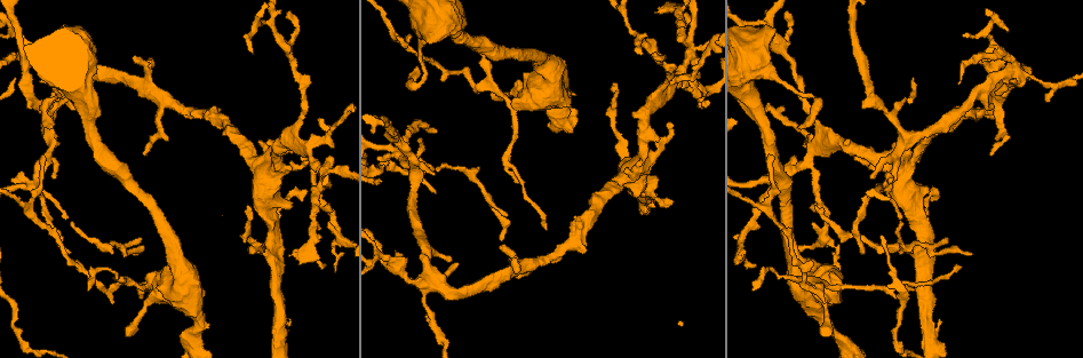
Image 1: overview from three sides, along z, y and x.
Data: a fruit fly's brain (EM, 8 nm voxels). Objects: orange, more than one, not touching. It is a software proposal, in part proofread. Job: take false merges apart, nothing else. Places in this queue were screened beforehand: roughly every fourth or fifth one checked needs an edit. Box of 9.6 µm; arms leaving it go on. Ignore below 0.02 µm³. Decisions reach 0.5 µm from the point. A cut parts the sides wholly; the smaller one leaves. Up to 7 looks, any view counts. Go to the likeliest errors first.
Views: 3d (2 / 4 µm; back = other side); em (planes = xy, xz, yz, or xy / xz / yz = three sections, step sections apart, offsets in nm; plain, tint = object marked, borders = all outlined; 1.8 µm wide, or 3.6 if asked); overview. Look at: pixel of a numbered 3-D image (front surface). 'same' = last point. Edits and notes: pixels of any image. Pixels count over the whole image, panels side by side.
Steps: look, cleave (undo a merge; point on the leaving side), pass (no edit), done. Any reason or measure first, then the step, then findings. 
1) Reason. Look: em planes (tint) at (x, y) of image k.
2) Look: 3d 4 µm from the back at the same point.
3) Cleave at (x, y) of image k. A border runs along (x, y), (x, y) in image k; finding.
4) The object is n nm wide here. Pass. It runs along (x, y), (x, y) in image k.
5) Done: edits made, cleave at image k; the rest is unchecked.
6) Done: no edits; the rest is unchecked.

Looks like a crossing. Look: 3d 4 µm at (809, 163) of image 1.

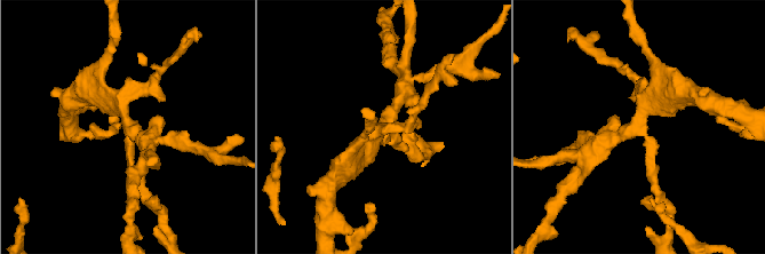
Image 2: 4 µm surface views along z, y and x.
4 arms meet here; now the EM. Look: em yz step 4 (plain) at (639, 124) of image 2.

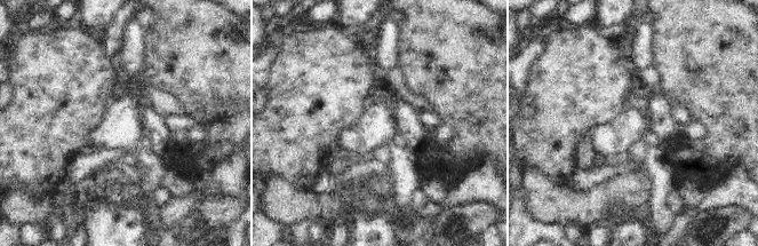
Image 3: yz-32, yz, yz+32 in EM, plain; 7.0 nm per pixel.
Look: em yz step 4 (tint) at the same point.

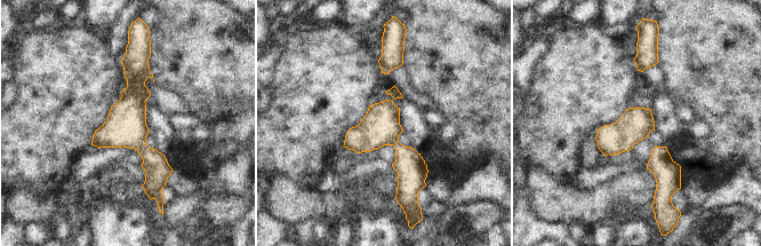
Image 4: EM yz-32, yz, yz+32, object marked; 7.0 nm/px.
Pass. It runs along (133, 52), (149, 185) in image 4; continuous, no second neuron.

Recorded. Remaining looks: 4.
Sharp bend. Look: 3d 2 µm at (925, 249) of image 1.

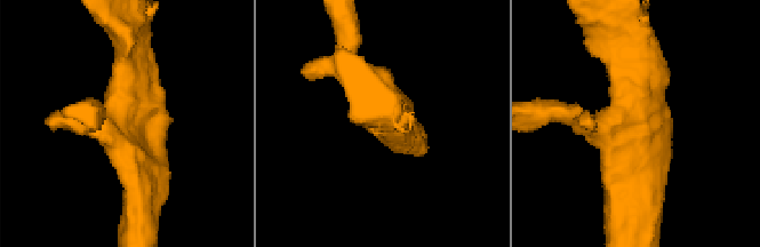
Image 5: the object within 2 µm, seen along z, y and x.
Look: em yz step 8 (tint) at (119, 109) of image 5.

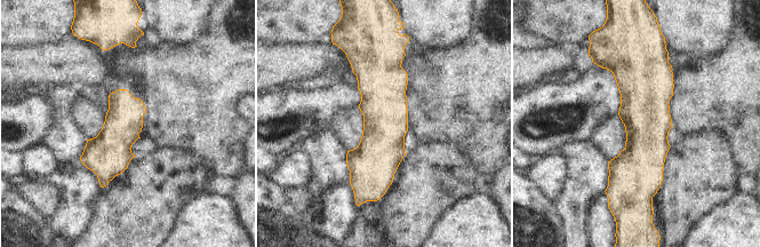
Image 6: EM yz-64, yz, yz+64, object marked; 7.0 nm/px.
Look: em xz step 8 (tint) at the same point.

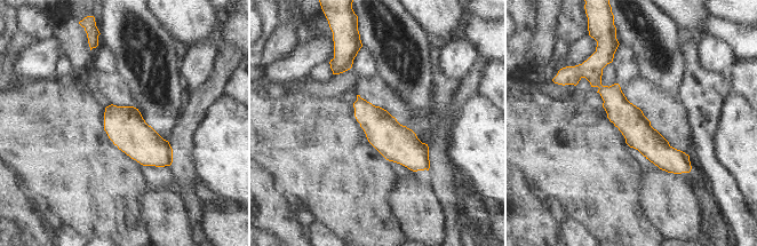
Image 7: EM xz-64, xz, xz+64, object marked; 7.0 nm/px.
Pass. It runs along (599, 69), (597, 84), (619, 110), (686, 169) in image 7; all the same neuron.

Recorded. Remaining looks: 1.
Arms part here. Look: em planes (tint) at (636, 33) of image 1.

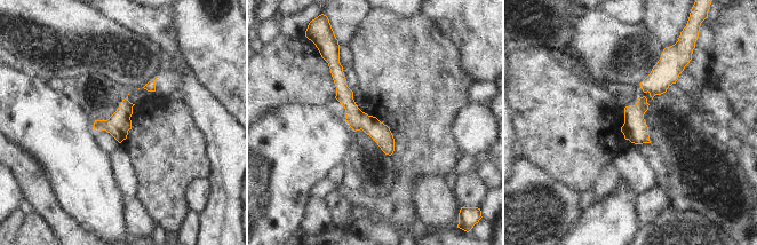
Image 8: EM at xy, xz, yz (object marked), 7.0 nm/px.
Pass. It runs along (336, 70), (350, 107), (389, 151) in image 8; all the same neuron.

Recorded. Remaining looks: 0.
Done: no edits; the rest is unchecked.

